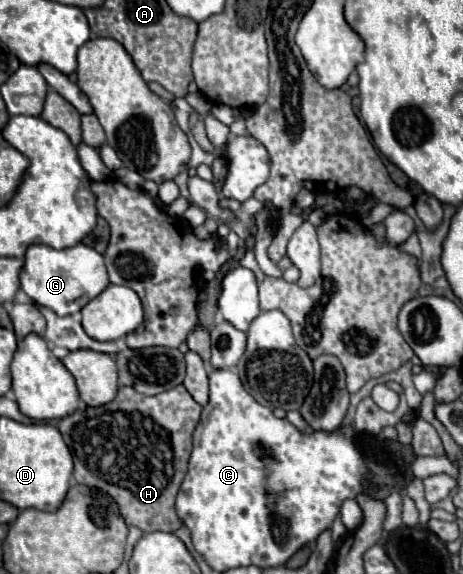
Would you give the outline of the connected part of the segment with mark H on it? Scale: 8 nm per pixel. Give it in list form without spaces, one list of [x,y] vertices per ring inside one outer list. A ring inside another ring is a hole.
[[[122,386],[112,402],[98,408],[76,410],[74,414],[62,418],[58,426],[74,458],[74,480],[114,498],[128,526],[136,526],[142,532],[176,532],[182,526],[182,520],[174,510],[174,500],[186,474],[192,452],[192,432],[200,420],[200,412],[202,406],[184,386],[176,386],[158,396],[144,396],[130,386]]]

